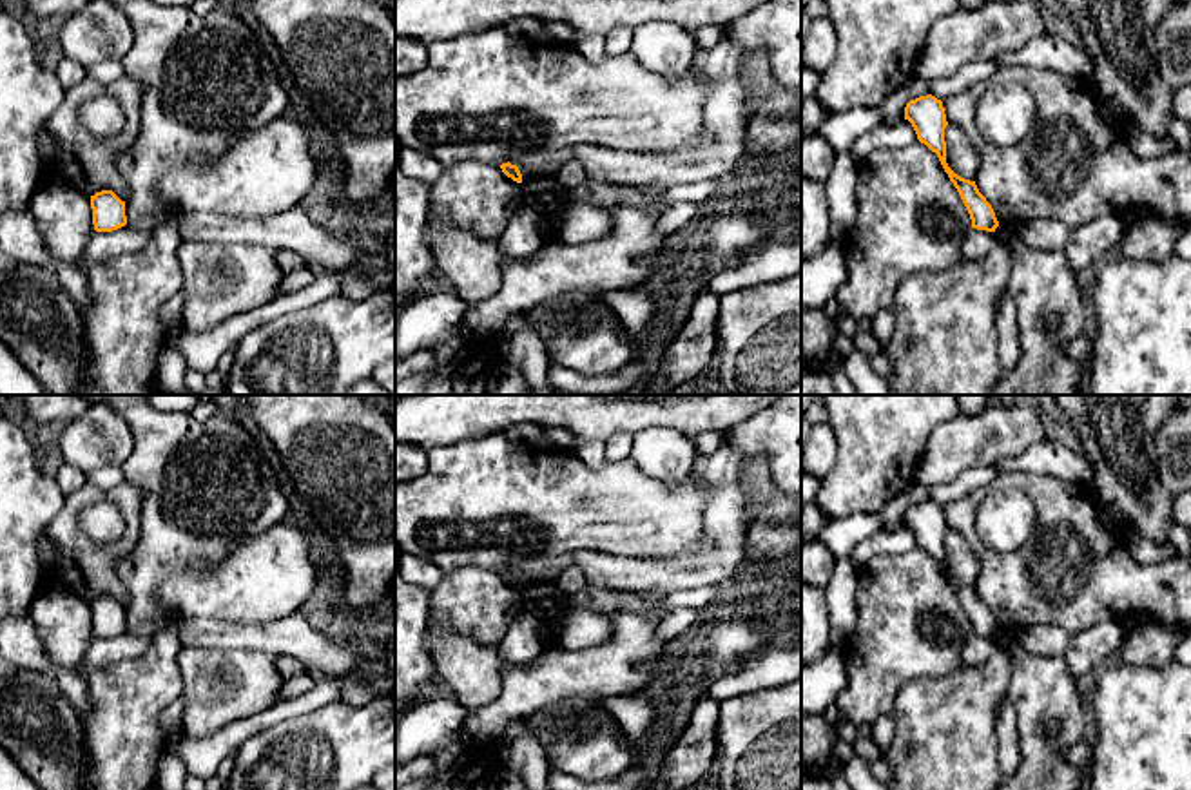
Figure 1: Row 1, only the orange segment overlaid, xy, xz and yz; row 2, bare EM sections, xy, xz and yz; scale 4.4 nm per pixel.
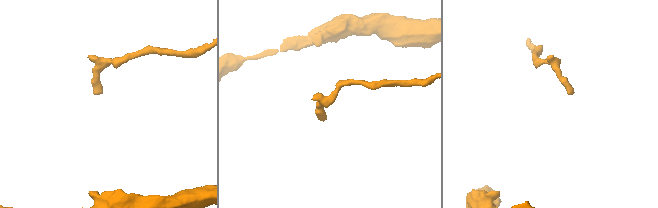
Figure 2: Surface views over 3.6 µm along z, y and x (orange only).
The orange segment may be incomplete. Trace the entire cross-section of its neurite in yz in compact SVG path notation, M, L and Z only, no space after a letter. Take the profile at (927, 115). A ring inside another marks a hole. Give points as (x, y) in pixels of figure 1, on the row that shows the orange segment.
M932 94L910 100L905 107L908 120L917 134L917 140L937 154L944 172L957 188L972 219L972 228L995 232L999 221L992 205L979 192L975 181L957 176L946 163L944 129L948 125L943 101Z

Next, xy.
M112 190L91 196L92 225L96 232L112 232L127 225L125 201Z

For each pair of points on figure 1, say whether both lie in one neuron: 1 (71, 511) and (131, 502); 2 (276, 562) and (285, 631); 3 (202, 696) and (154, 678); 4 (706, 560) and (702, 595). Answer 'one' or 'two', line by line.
1: one
2: two
3: two
4: two

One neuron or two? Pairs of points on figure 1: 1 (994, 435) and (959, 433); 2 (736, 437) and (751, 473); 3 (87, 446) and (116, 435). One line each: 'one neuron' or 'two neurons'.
1: one neuron
2: two neurons
3: one neuron

